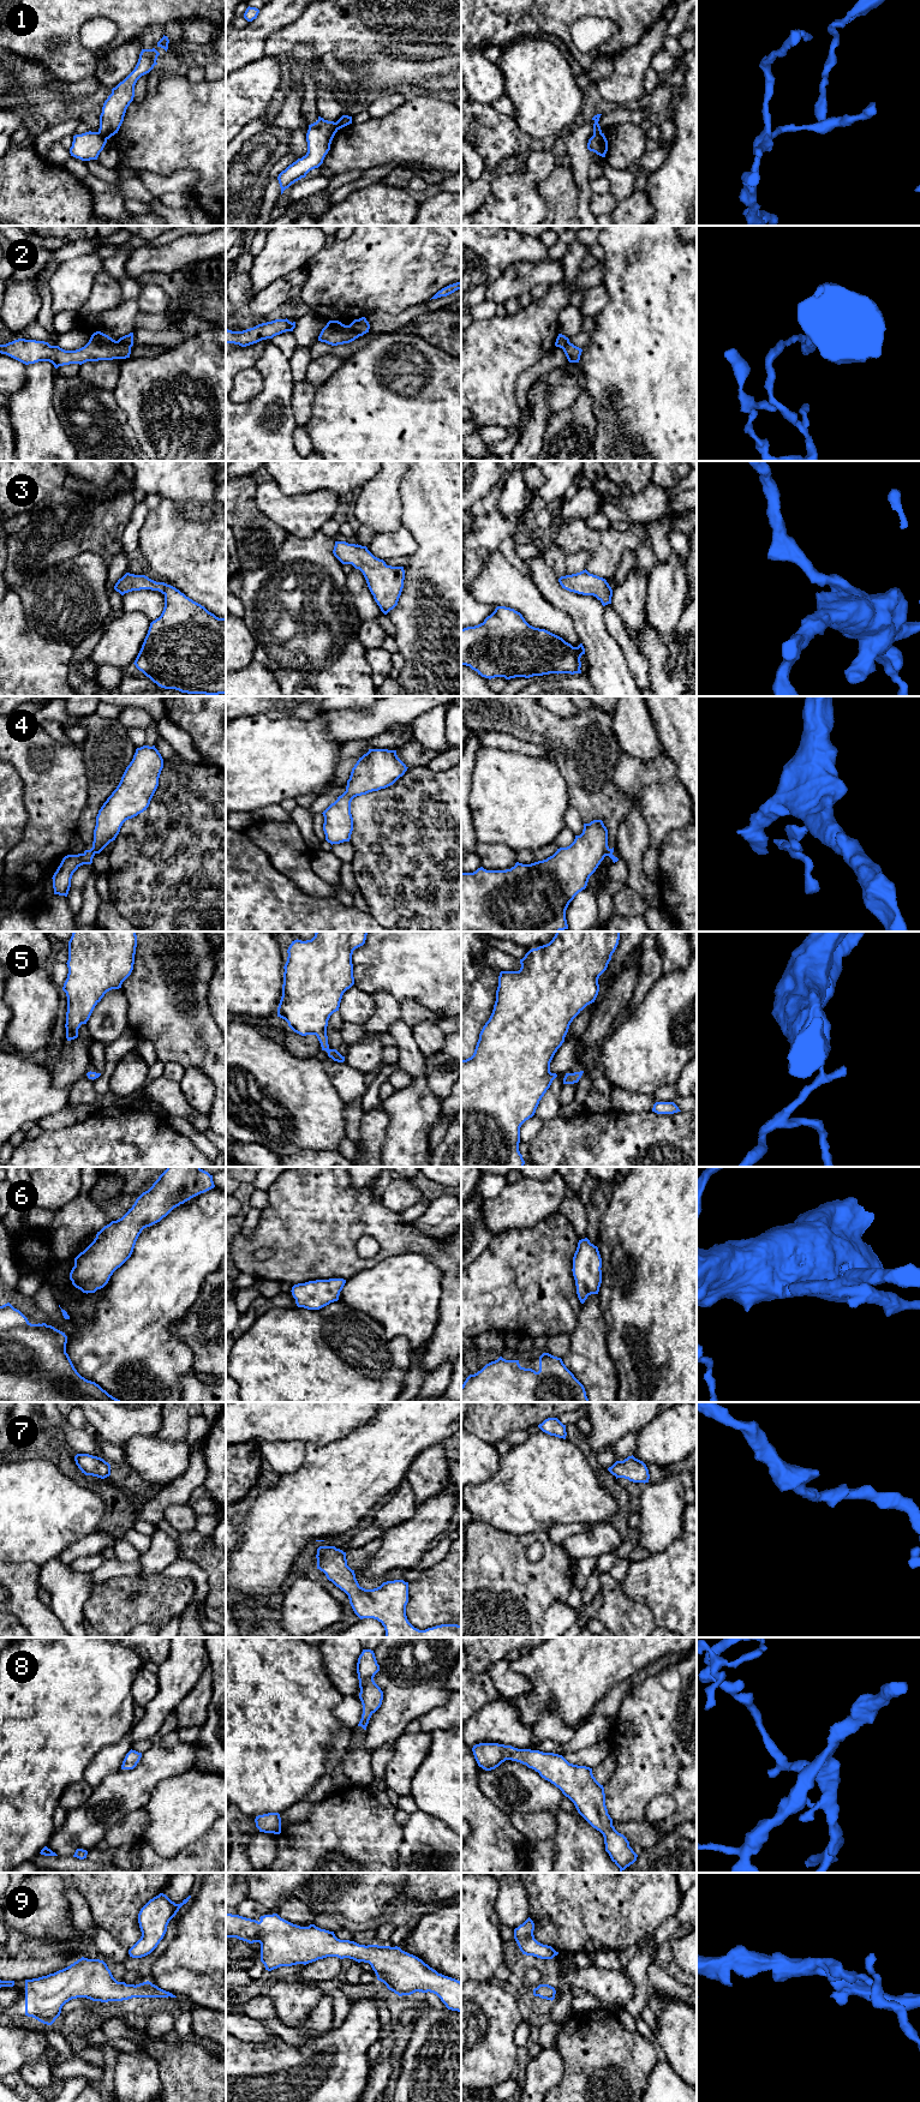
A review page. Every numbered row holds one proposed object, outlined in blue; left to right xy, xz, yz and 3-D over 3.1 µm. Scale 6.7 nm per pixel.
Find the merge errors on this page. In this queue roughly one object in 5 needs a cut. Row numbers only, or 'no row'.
1, 2, 4

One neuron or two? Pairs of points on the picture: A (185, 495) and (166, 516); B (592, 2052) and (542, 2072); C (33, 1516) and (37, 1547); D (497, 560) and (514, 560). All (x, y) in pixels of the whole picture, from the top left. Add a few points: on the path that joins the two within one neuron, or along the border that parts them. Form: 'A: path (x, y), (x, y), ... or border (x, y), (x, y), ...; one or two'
A: border (162, 498), (173, 502), (186, 517), (199, 521); two
B: border (555, 2046), (563, 2061), (563, 2076), (550, 2089); two
C: path (35, 1523), (37, 1540); one
D: border (497, 550), (515, 568), (529, 576); two

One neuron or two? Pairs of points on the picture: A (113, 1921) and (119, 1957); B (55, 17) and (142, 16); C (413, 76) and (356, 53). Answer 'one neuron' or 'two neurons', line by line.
A: two neurons
B: one neuron
C: two neurons

